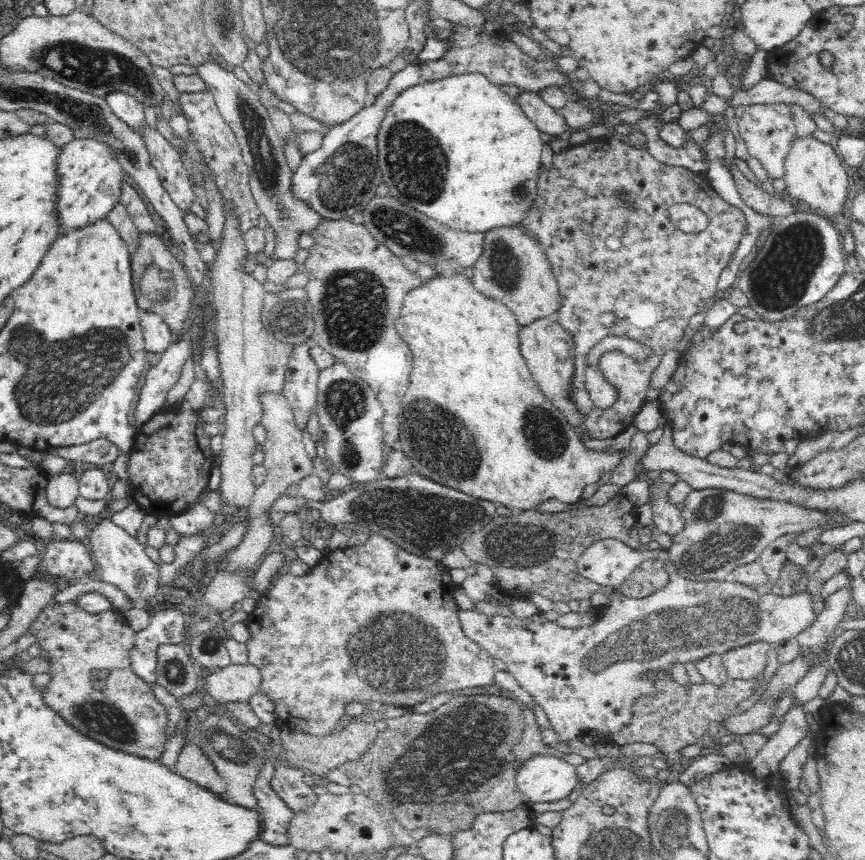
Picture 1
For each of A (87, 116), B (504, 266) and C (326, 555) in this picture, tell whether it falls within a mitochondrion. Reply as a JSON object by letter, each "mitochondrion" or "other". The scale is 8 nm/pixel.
{"A":"mitochondrion","B":"mitochondrion","C":"other"}

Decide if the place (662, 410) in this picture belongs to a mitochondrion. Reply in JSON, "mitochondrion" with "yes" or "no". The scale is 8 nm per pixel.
{"mitochondrion":"no"}

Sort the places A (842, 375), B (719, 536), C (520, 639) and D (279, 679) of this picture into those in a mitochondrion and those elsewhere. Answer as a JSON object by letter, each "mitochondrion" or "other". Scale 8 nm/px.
{"A":"other","B":"mitochondrion","C":"other","D":"other"}

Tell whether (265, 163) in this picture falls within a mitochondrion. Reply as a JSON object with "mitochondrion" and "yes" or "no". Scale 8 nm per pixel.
{"mitochondrion":"yes"}

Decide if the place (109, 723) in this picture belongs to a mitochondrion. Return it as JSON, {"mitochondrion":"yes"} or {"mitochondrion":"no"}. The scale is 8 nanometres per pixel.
{"mitochondrion":"yes"}

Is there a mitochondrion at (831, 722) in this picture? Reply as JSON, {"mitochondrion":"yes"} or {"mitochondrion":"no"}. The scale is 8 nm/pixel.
{"mitochondrion":"no"}

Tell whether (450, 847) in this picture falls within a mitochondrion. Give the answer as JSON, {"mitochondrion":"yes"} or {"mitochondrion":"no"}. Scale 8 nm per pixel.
{"mitochondrion":"no"}

